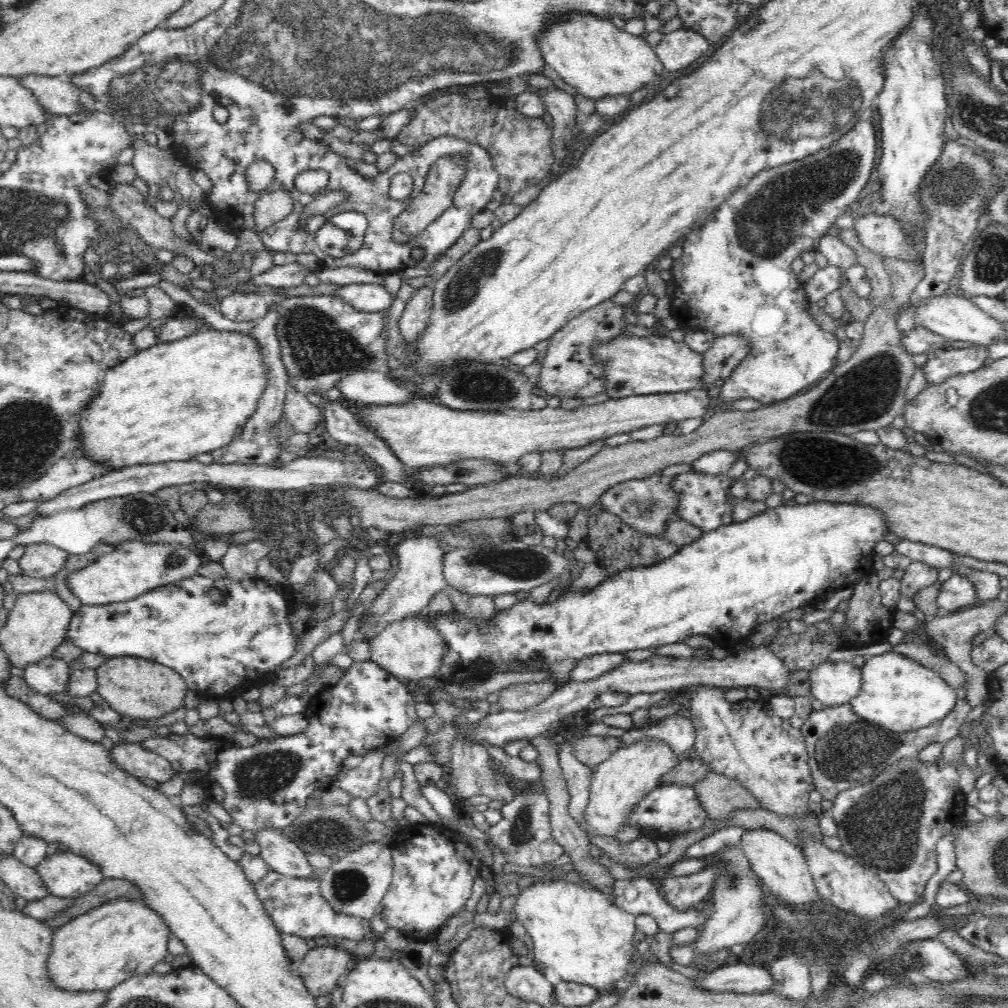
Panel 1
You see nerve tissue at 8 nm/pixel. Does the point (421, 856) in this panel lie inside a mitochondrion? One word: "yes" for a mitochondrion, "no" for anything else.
no

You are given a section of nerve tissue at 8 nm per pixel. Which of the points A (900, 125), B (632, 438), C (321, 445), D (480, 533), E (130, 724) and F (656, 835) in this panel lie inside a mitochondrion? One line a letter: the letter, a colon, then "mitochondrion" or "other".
A: other
B: other
C: other
D: mitochondrion
E: other
F: other

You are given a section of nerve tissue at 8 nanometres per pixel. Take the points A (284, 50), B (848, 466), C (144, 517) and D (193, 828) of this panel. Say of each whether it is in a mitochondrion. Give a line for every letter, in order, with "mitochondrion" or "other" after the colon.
A: mitochondrion
B: mitochondrion
C: mitochondrion
D: other

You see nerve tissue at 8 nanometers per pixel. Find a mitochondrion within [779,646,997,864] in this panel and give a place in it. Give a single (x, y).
(850, 752)

